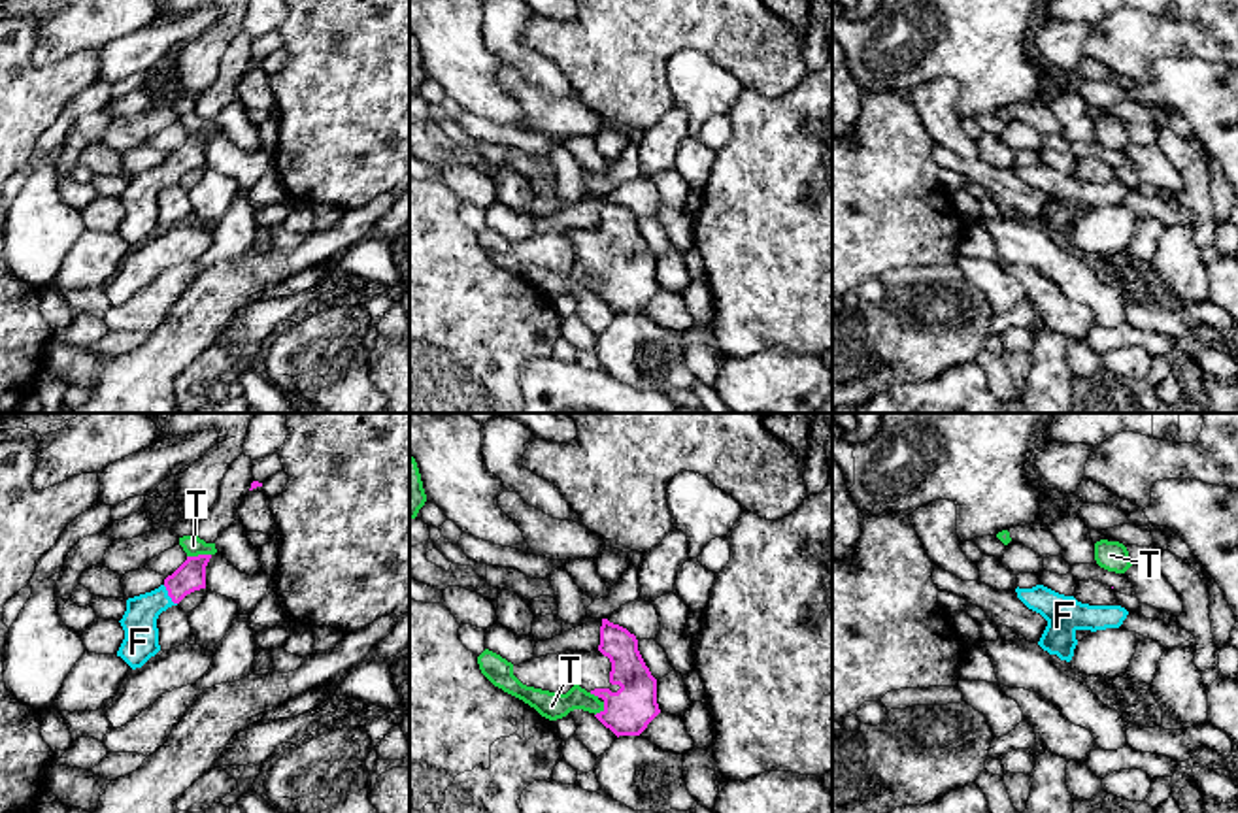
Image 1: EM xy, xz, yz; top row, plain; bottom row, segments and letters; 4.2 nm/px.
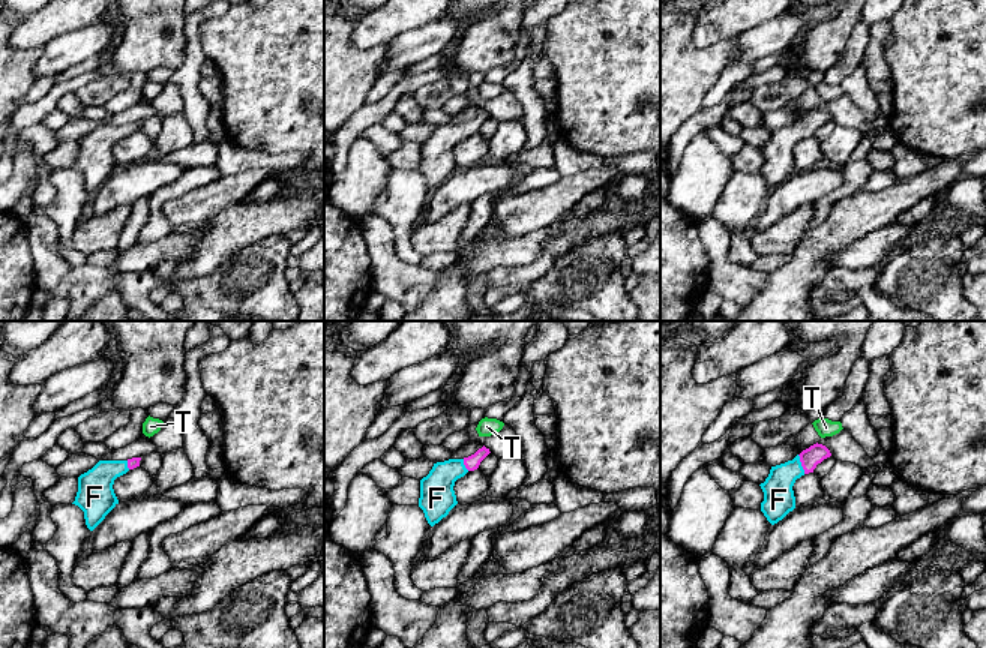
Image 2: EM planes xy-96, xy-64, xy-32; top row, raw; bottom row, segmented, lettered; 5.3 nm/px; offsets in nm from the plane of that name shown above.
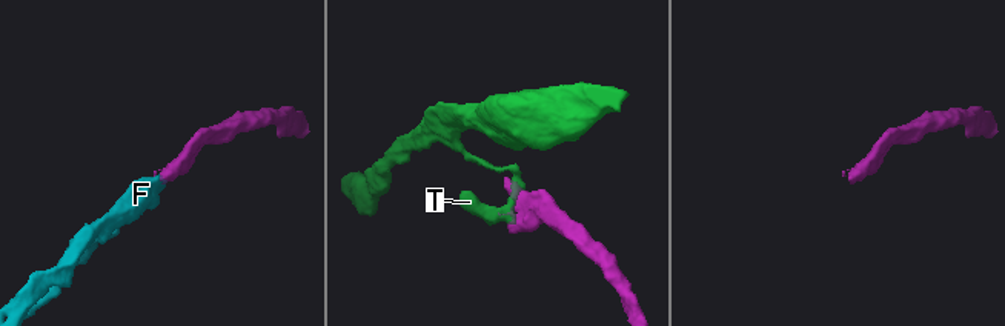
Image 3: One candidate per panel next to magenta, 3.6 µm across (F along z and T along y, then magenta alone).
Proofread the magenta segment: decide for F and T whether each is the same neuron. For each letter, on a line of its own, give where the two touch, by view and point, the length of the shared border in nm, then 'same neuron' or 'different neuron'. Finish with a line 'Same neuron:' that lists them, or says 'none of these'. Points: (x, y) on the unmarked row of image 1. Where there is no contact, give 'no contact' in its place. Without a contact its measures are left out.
F: contact xy (168, 172); length 110 nm; same neuron
T: contact xy (199, 132); length 110 nm; different neuron
Same neuron: F

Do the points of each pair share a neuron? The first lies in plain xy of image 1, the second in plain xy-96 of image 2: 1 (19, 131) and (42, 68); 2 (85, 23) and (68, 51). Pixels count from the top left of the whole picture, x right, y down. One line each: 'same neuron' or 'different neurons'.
1: different neurons
2: different neurons

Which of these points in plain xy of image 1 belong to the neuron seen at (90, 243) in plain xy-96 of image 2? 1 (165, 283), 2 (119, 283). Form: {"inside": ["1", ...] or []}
{"inside": ["1"]}

